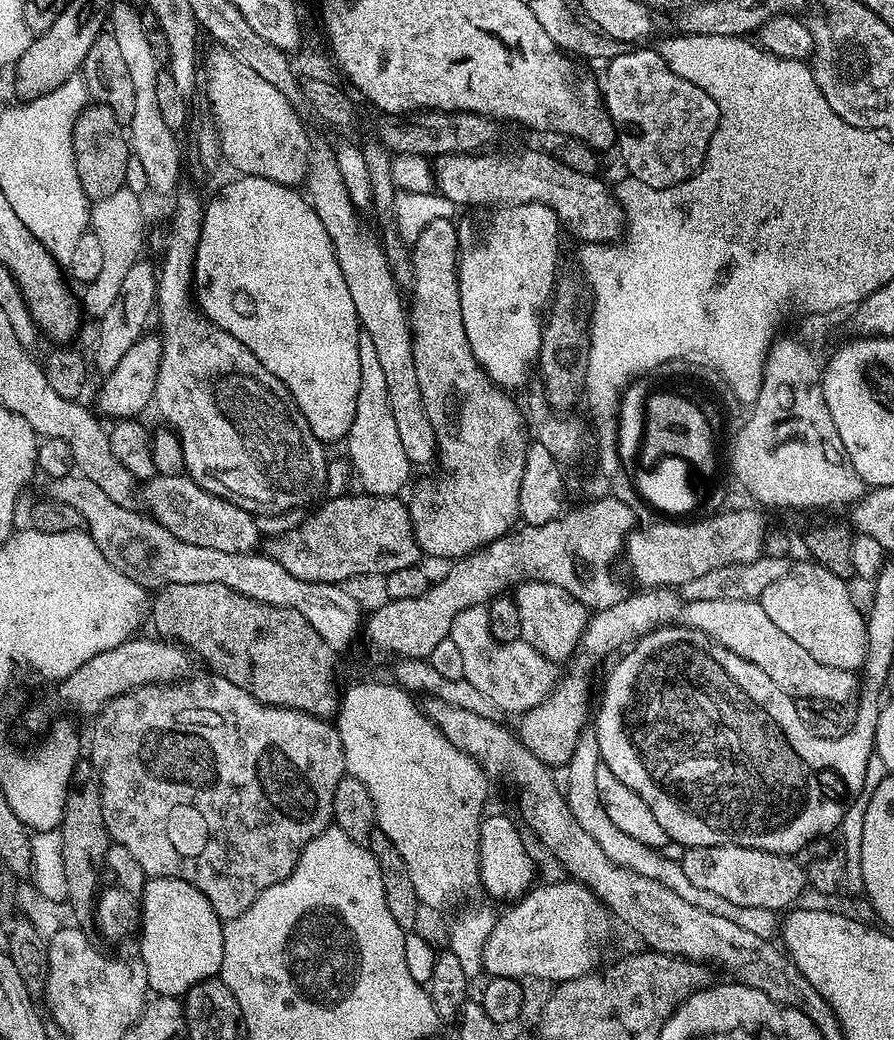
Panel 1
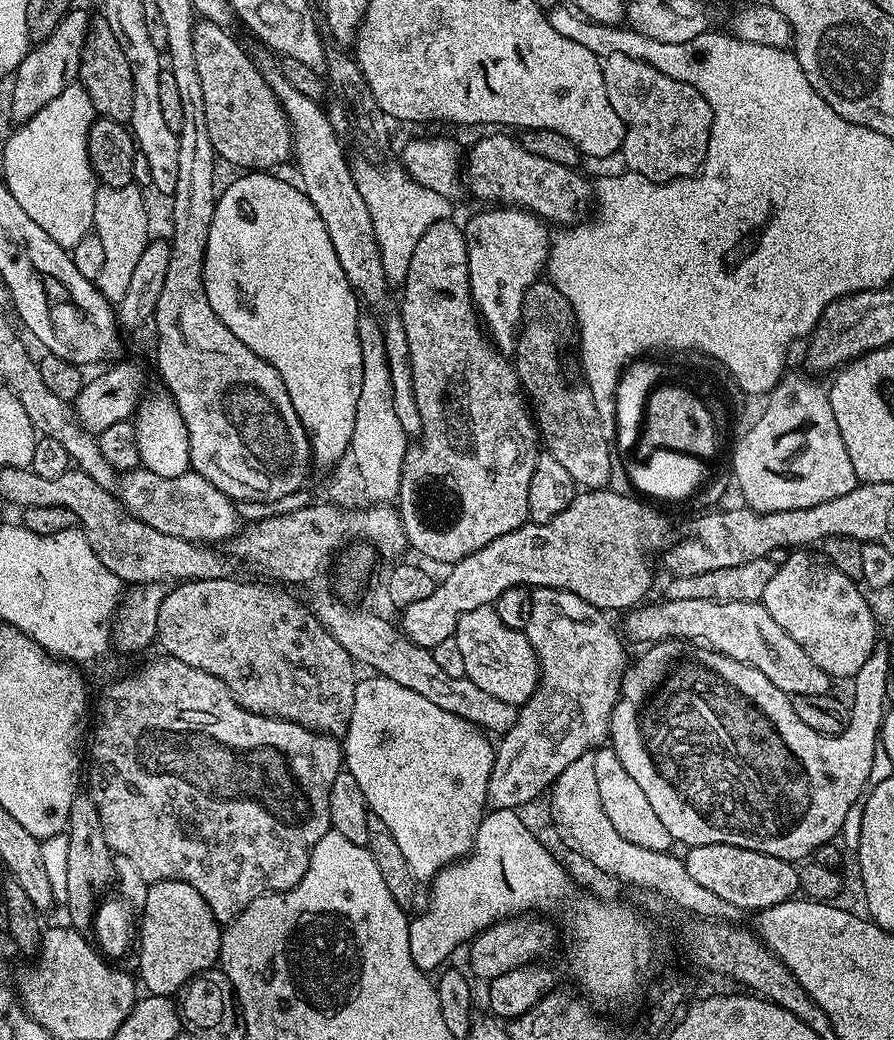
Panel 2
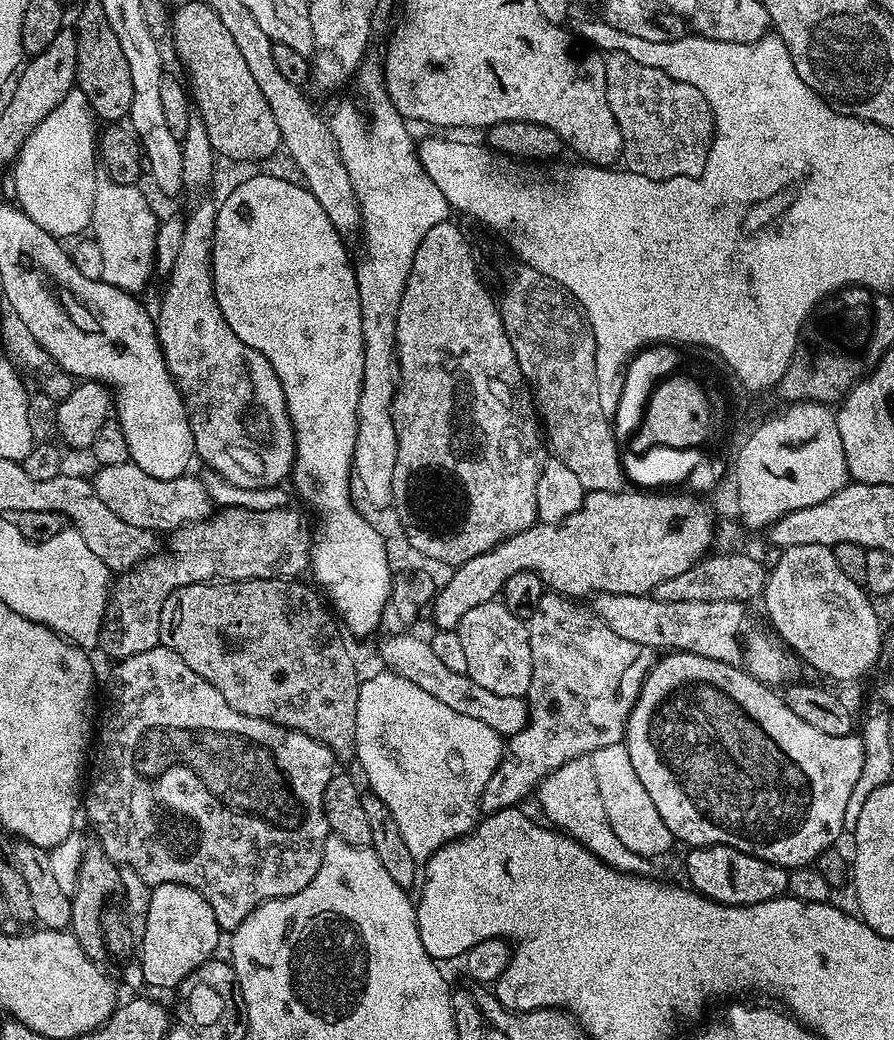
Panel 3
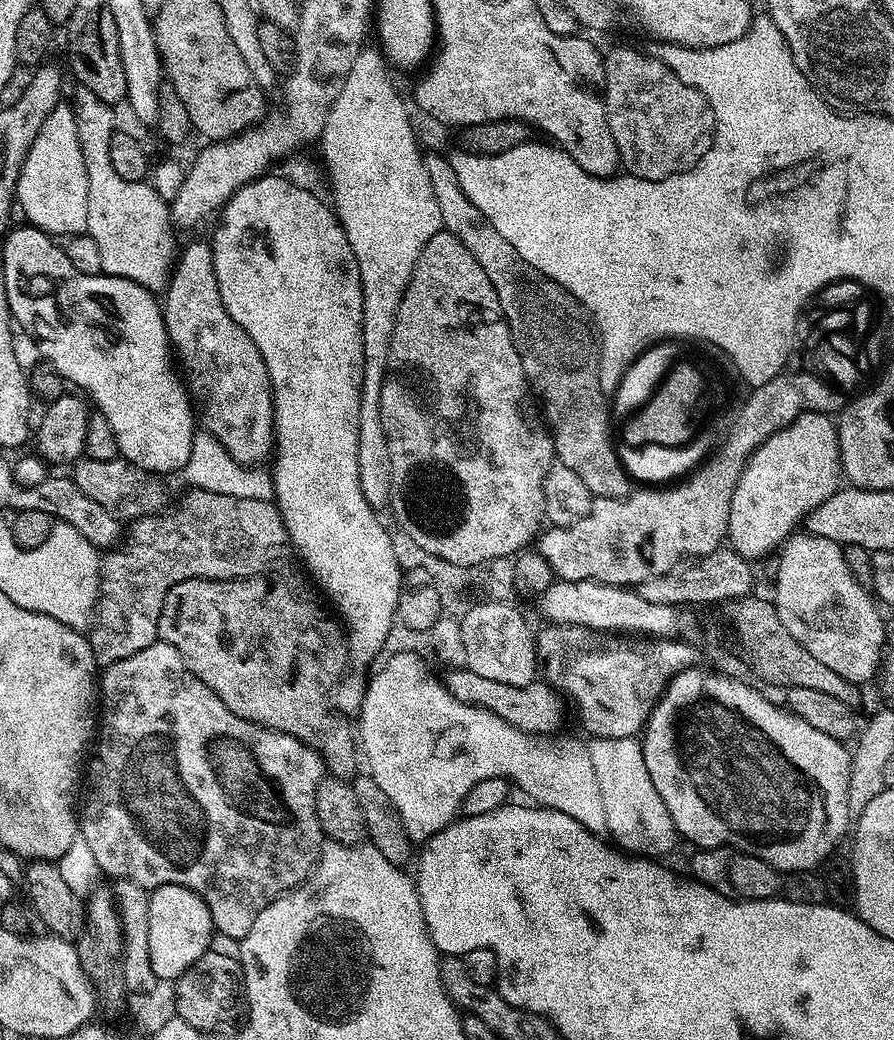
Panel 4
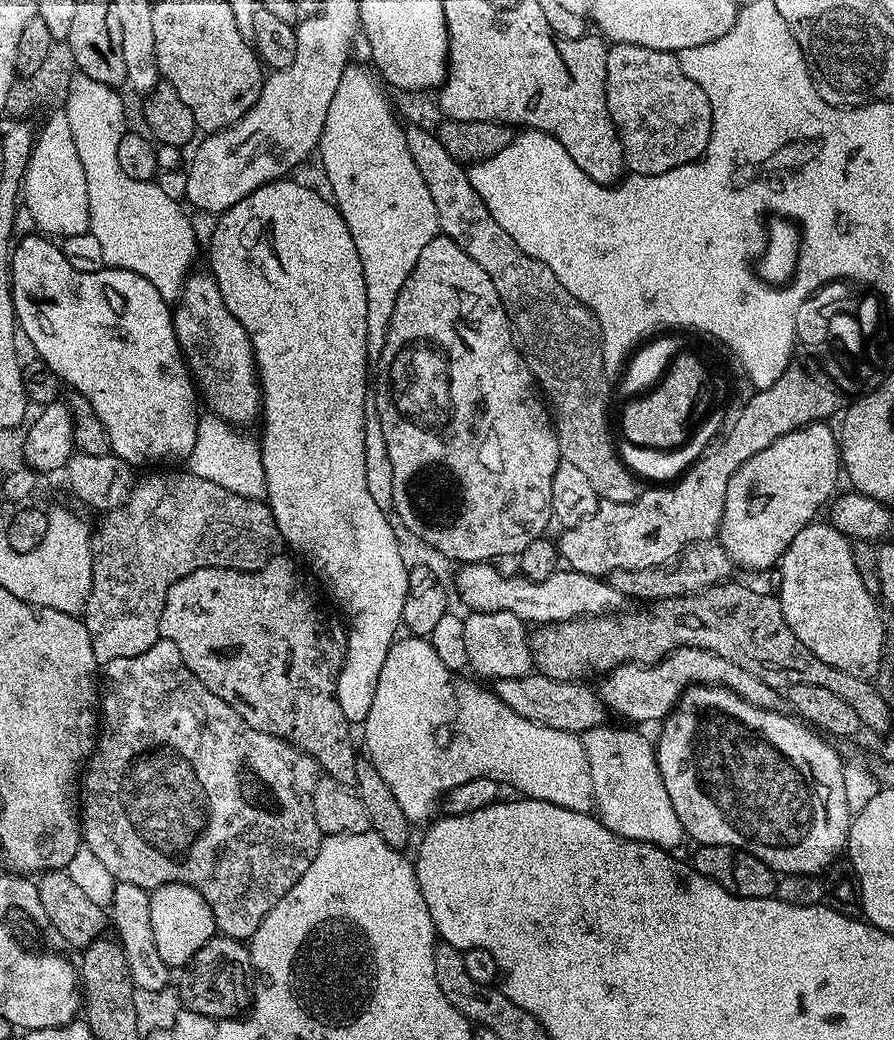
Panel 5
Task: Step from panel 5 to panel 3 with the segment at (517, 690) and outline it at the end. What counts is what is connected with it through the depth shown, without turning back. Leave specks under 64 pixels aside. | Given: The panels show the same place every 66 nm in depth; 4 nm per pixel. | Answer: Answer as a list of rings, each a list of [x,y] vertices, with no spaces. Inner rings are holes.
[[[400,632],[397,636],[388,636],[380,644],[380,656],[384,659],[385,669],[397,672],[402,678],[410,678],[414,686],[426,690],[442,706],[450,706],[450,710],[458,710],[458,714],[466,714],[466,718],[478,718],[478,722],[486,722],[490,730],[494,730],[499,736],[511,738],[518,734],[528,724],[527,699],[522,696],[510,694],[494,694],[494,690],[485,690],[468,677],[467,672],[458,673],[450,670],[431,650],[429,641],[423,636],[407,636]]]

